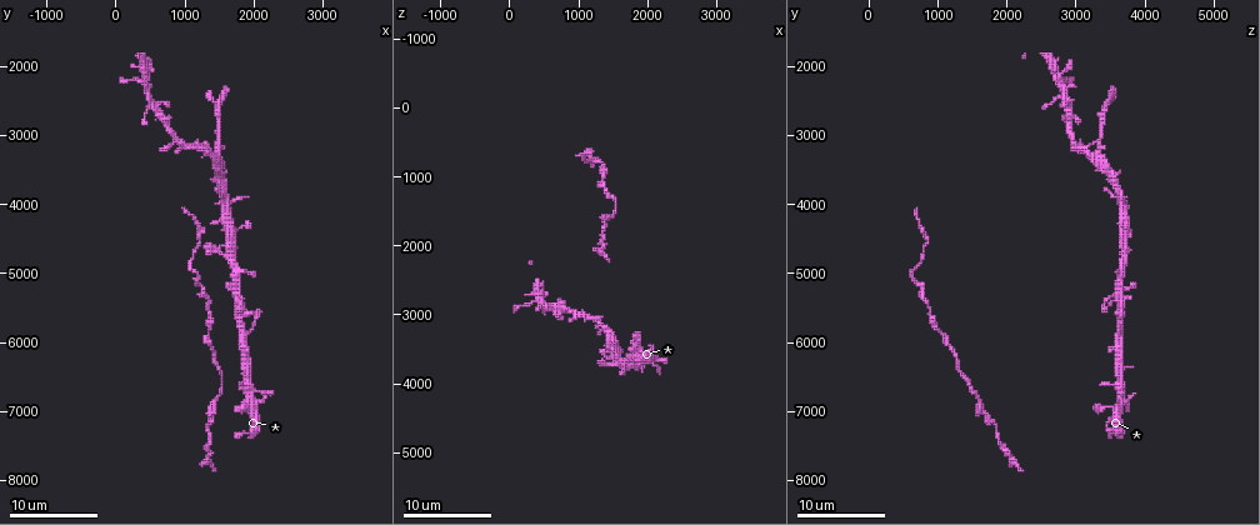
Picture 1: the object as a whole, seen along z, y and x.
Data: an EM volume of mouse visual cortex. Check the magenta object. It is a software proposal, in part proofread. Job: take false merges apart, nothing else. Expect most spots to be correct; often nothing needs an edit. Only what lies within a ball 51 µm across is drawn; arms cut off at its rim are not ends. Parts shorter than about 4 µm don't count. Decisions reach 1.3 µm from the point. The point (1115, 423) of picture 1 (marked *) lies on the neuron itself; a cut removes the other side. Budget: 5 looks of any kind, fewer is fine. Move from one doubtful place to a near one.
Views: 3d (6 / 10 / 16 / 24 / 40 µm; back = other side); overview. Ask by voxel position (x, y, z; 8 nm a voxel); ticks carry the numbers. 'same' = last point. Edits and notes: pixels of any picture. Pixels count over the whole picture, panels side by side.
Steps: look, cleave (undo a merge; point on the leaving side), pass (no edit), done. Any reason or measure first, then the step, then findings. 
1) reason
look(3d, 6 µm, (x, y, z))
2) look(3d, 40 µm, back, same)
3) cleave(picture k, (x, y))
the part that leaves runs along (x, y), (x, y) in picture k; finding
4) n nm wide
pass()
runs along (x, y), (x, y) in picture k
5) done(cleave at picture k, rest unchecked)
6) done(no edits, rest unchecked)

three-way junction
look(3d, 10 µm, (1400, 3300, 3250))

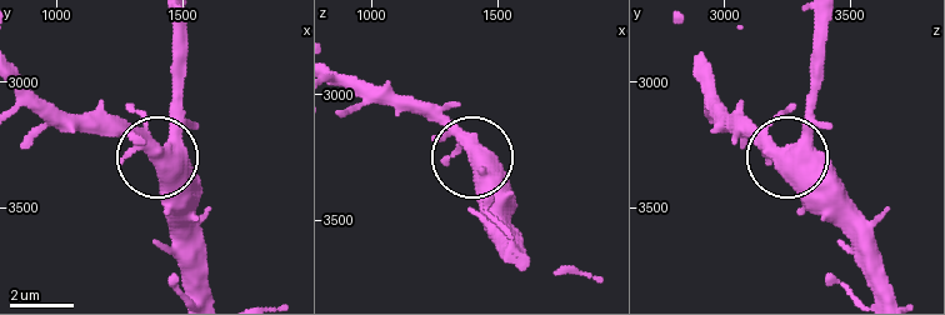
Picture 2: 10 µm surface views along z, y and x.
pass()
runs along (880, 291), (866, 235), (794, 154), (813, 84) in picture 2; all the same neuron

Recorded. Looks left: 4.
sudden change in width
look(3d, 10 µm, (1400, 7150, 1700))

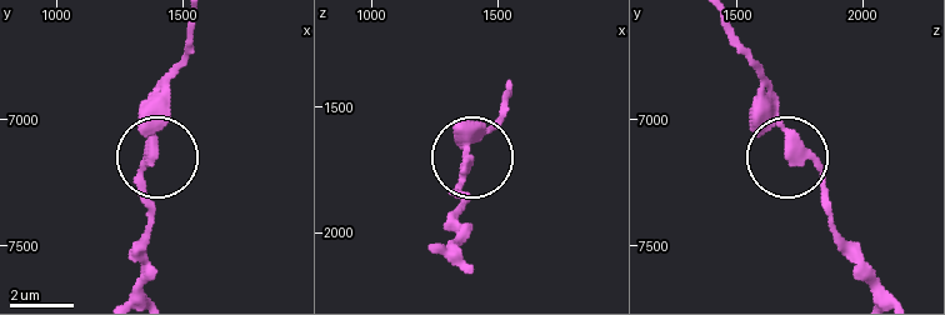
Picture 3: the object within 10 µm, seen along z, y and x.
pass()
all the same neuron

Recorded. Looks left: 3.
a narrow waist
look(3d, 16 µm, (1300, 5850, 1050))

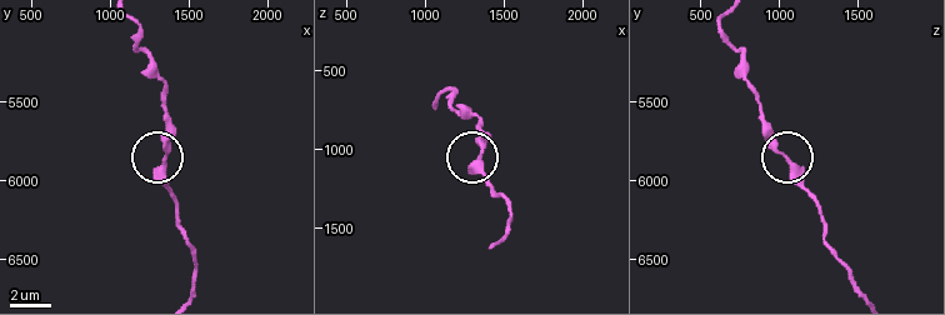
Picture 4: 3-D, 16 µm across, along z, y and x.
pass()
runs along (494, 243), (509, 225), (509, 213), (479, 171), (479, 128) in picture 4; all the same neuron

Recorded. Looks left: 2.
done(no edits, rest unchecked)

